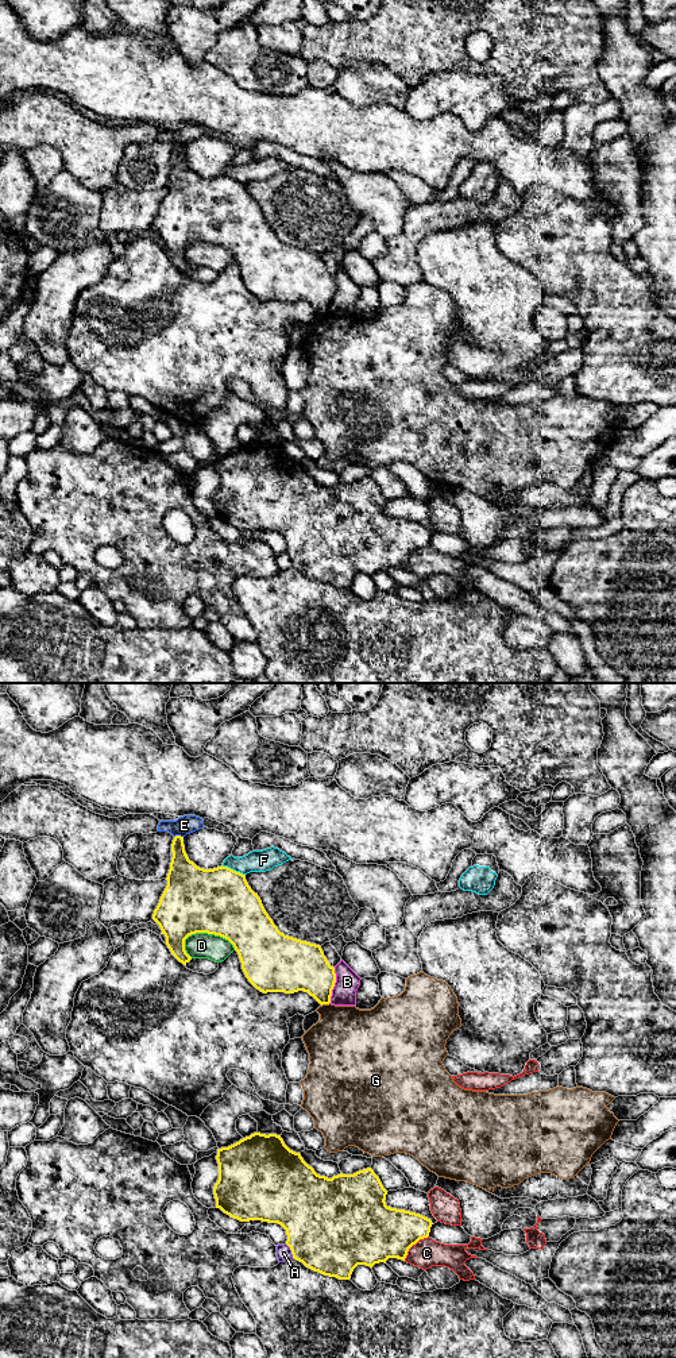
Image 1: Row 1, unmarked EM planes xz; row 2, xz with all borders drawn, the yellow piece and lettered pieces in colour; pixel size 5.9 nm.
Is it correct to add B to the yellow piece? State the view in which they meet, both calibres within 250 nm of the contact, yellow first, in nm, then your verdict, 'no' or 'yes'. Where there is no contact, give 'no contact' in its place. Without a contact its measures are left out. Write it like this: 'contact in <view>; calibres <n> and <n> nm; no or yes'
contact in xz; calibres 300 and 140 nm; no

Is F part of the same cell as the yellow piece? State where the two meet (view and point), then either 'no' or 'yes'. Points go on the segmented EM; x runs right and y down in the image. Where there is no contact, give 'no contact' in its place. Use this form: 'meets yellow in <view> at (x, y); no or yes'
meets yellow in xz at (232, 870); no

